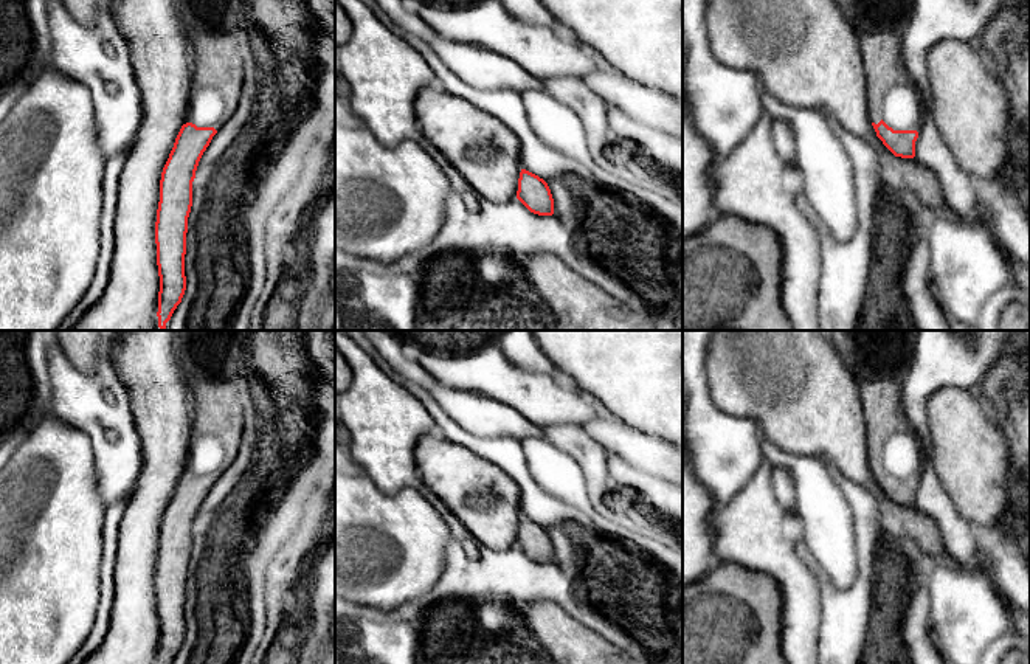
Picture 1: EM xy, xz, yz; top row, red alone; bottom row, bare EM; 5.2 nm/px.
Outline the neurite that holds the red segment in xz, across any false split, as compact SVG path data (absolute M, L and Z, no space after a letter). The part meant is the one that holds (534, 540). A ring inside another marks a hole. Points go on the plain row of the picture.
M526 517L520 520L517 546L534 562L554 562L554 546L548 531Z

